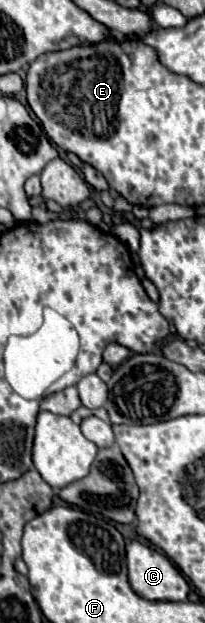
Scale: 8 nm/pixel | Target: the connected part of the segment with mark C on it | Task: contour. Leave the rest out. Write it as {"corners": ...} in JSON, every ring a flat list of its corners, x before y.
{"corners":[[133,540,127,544,127,564,129,564,129,584,145,600,165,600,165,602,185,602,189,594,189,584,181,572,149,544]]}

